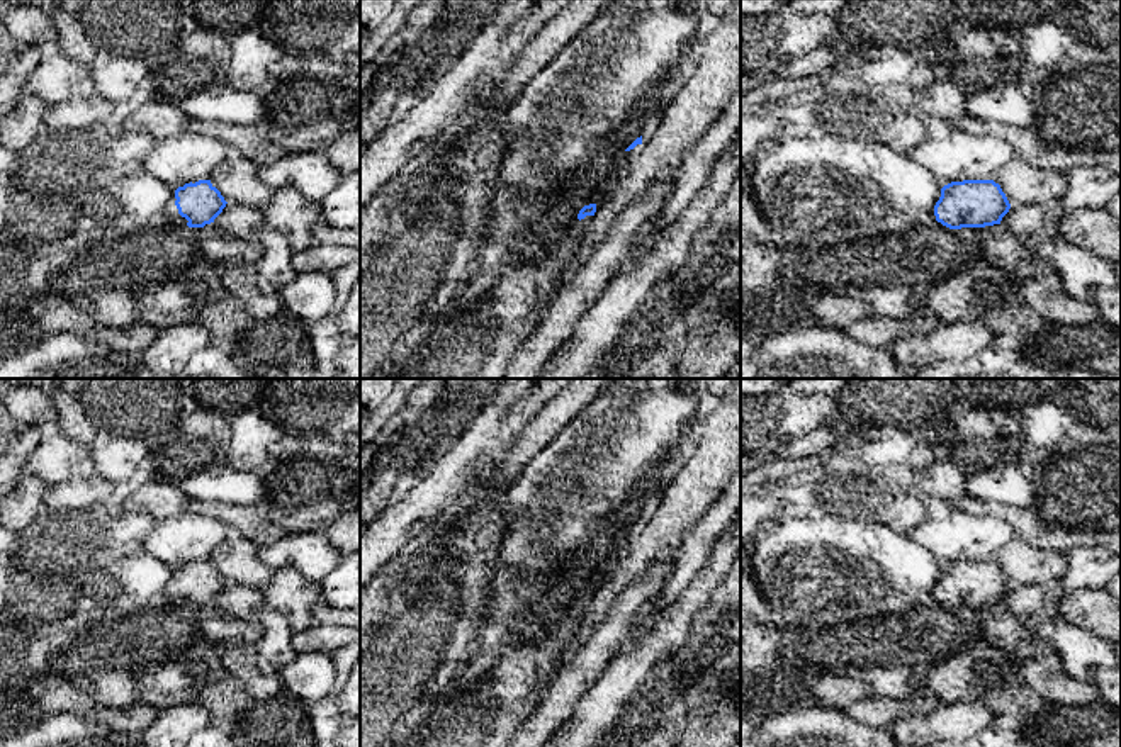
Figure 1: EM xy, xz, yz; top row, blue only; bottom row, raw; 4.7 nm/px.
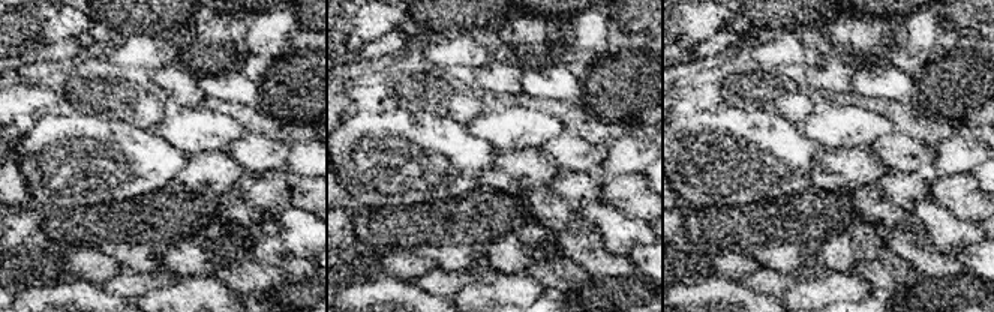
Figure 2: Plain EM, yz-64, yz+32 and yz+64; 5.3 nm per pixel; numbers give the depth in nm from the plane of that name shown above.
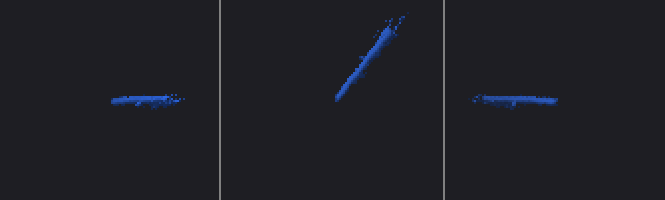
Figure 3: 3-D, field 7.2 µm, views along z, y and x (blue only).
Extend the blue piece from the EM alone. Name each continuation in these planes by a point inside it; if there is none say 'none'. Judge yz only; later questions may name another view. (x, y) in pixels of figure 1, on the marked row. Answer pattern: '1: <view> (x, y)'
none

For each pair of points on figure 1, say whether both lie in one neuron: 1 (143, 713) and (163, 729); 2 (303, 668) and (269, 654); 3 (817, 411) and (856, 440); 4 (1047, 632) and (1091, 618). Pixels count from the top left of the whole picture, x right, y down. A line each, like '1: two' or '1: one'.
1: two
2: two
3: two
4: two

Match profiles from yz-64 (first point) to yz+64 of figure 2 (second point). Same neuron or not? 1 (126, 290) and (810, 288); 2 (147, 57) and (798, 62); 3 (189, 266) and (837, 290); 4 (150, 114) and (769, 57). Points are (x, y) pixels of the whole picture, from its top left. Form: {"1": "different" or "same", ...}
{"1": "different", "2": "same", "3": "different", "4": "different"}

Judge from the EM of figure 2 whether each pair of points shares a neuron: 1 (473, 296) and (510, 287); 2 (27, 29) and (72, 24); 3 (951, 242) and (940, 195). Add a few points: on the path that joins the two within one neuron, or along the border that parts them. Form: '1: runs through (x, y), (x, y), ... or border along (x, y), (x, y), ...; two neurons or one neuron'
1: runs through (482, 296), (501, 290); one neuron
2: runs through (38, 29), (62, 24); one neuron
3: border along (930, 198), (963, 219), (976, 221); two neurons

